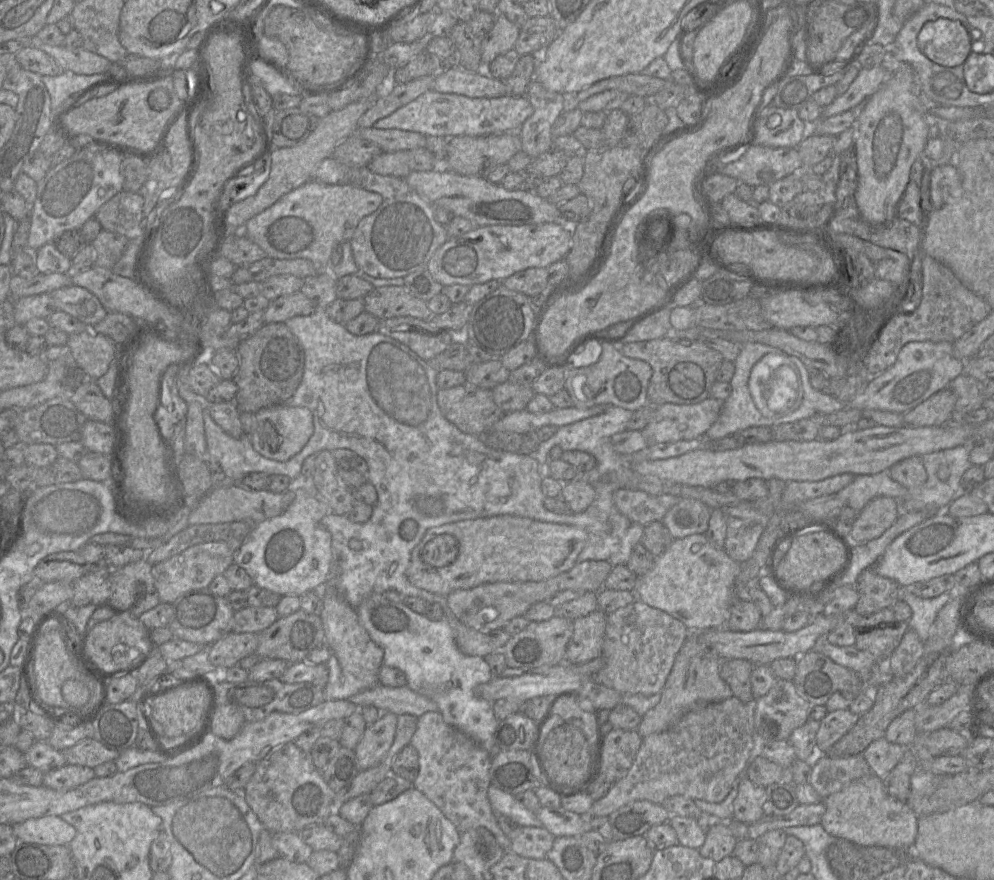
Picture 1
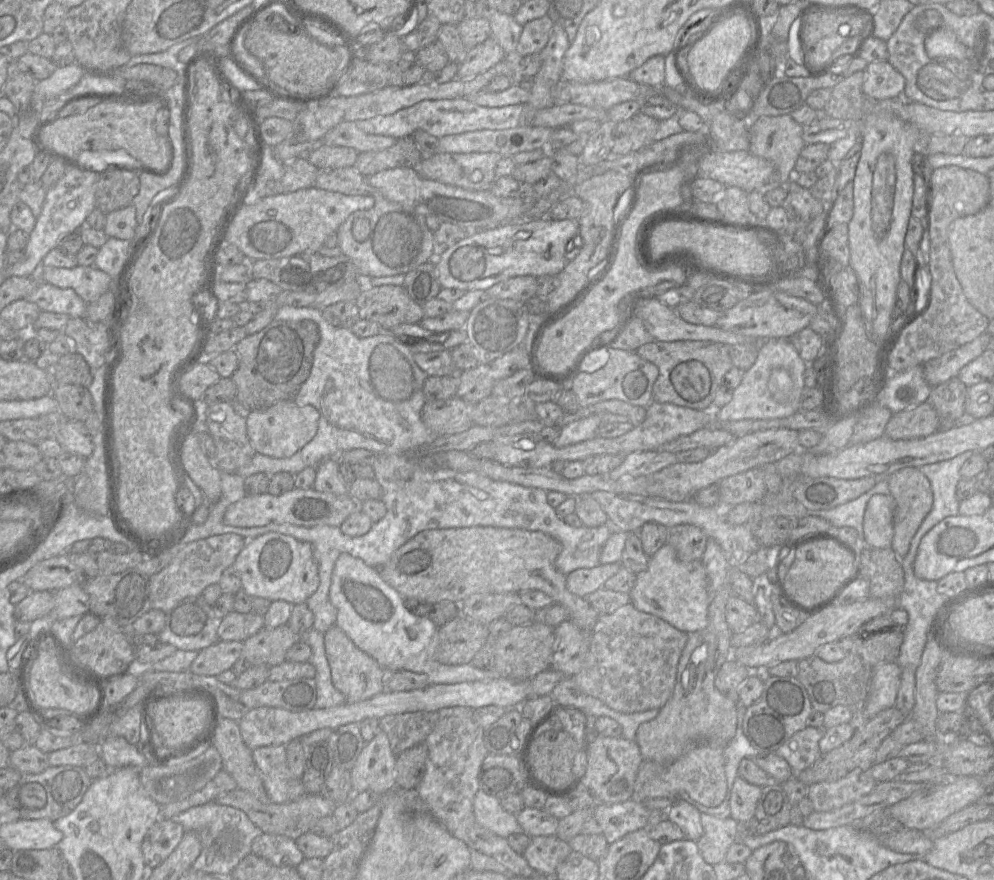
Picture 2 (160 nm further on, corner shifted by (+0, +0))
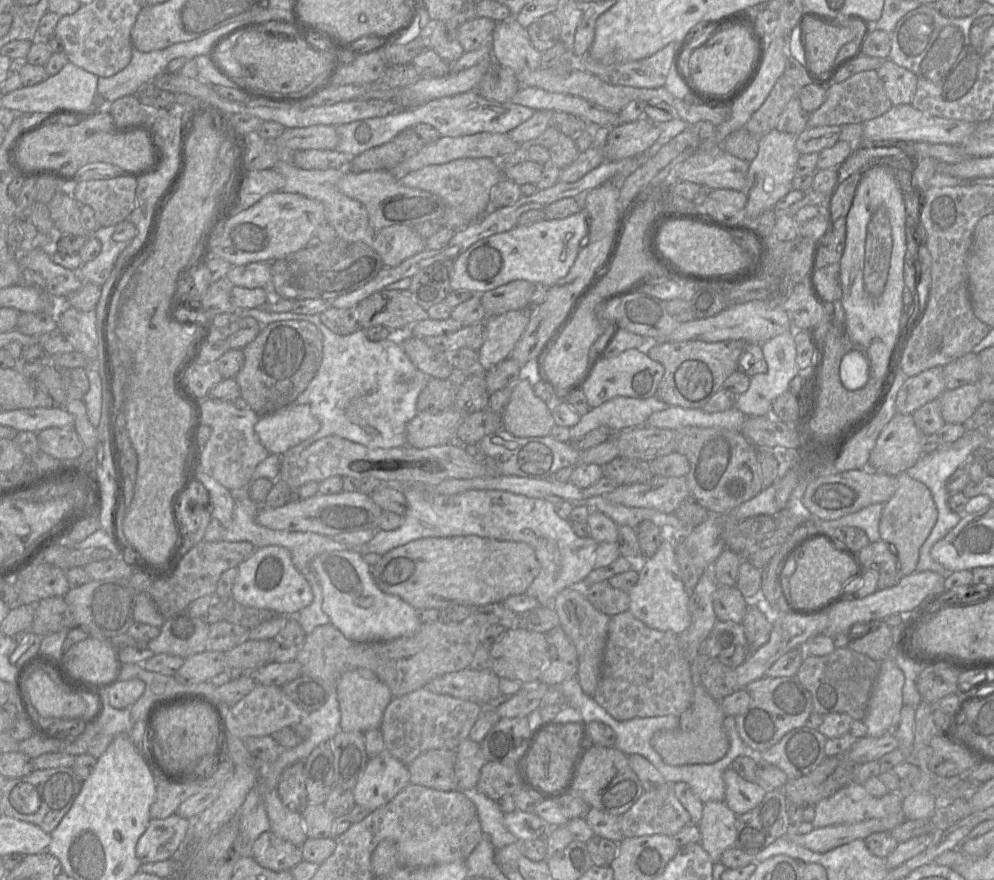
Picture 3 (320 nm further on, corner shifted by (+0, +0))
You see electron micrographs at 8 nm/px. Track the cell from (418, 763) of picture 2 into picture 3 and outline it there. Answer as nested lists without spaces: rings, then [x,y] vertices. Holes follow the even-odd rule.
[[[455,750],[425,751],[407,765],[409,783],[437,791],[457,791],[459,787],[454,771],[455,761]]]

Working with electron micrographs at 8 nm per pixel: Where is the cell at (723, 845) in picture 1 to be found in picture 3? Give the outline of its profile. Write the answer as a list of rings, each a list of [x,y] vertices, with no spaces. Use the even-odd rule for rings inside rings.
[[[723,801],[703,804],[702,818],[698,824],[700,844],[713,863],[720,862],[723,852],[733,848],[736,840],[737,815]]]

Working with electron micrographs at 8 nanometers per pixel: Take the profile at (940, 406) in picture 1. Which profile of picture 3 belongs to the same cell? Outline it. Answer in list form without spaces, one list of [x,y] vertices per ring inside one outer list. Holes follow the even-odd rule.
[[[896,413],[890,422],[881,431],[874,448],[870,453],[868,467],[863,469],[872,469],[873,471],[885,473],[891,476],[905,472],[907,469],[914,466],[923,455],[922,438],[923,434],[917,428],[913,416],[911,414]]]

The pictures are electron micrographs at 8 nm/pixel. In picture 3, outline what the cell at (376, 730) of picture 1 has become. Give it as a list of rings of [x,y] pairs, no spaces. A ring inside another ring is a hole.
[[[383,750],[369,759],[355,787],[353,796],[356,805],[372,812],[390,802],[410,783],[407,765]]]

